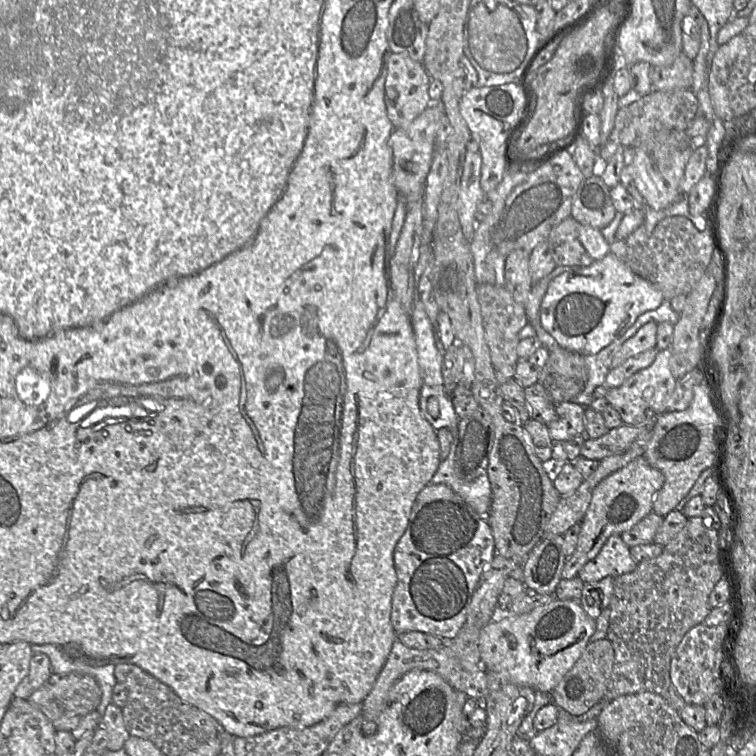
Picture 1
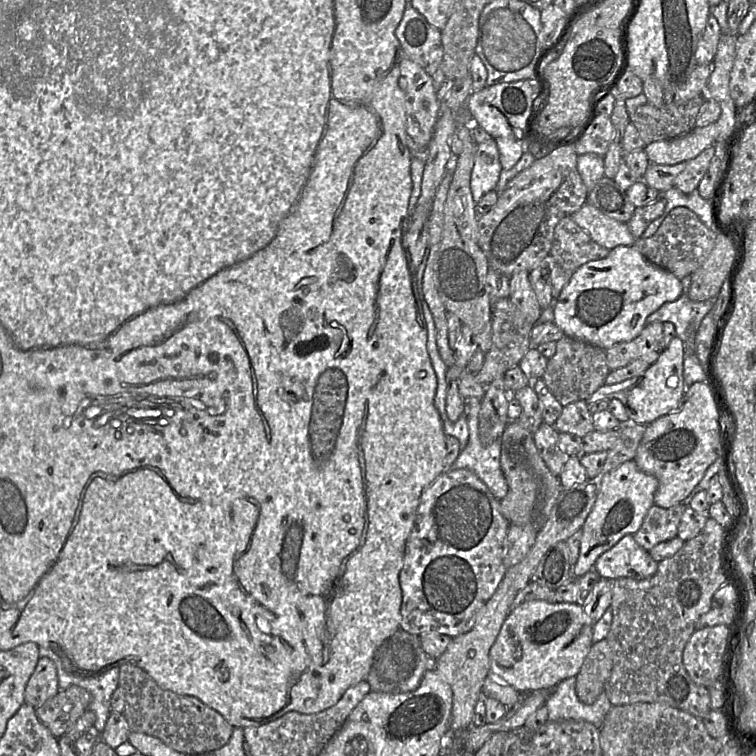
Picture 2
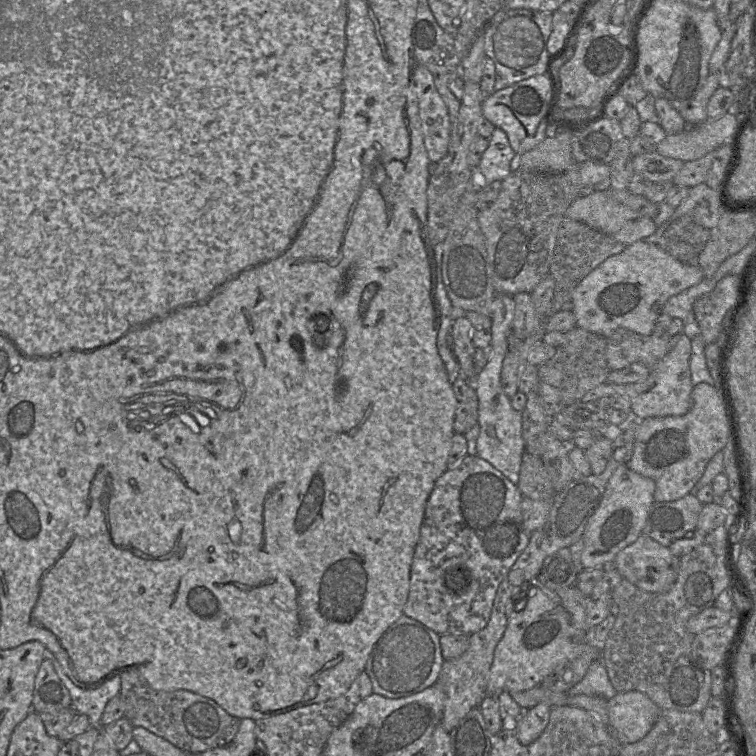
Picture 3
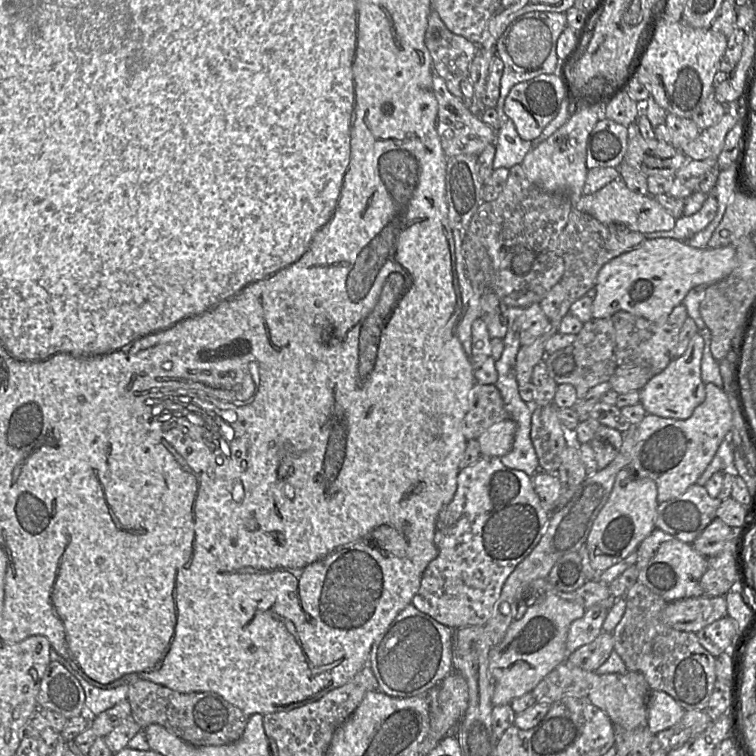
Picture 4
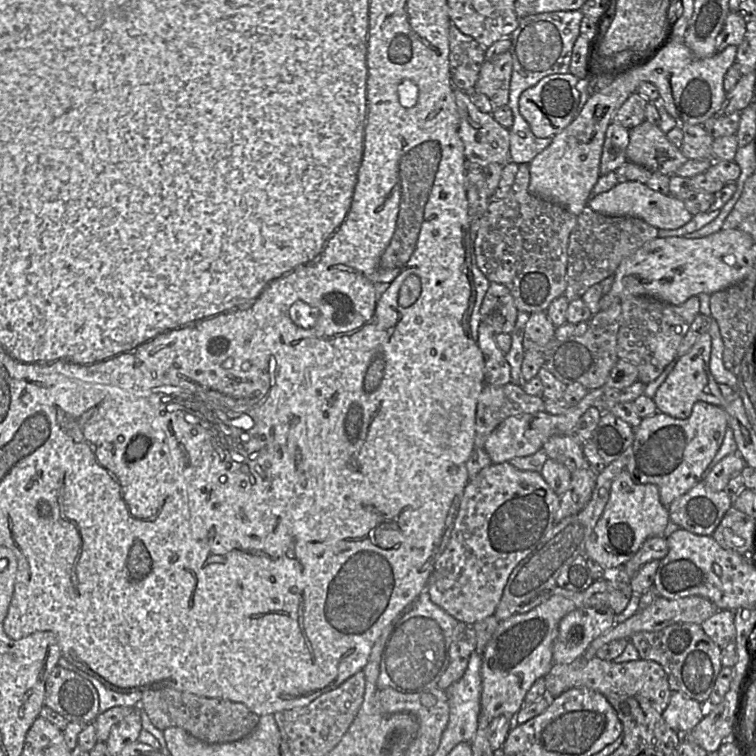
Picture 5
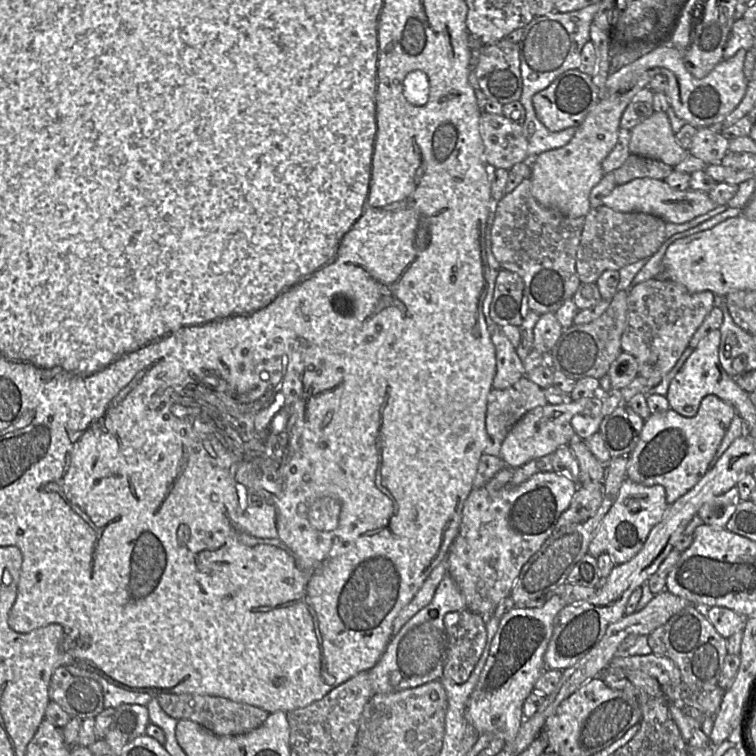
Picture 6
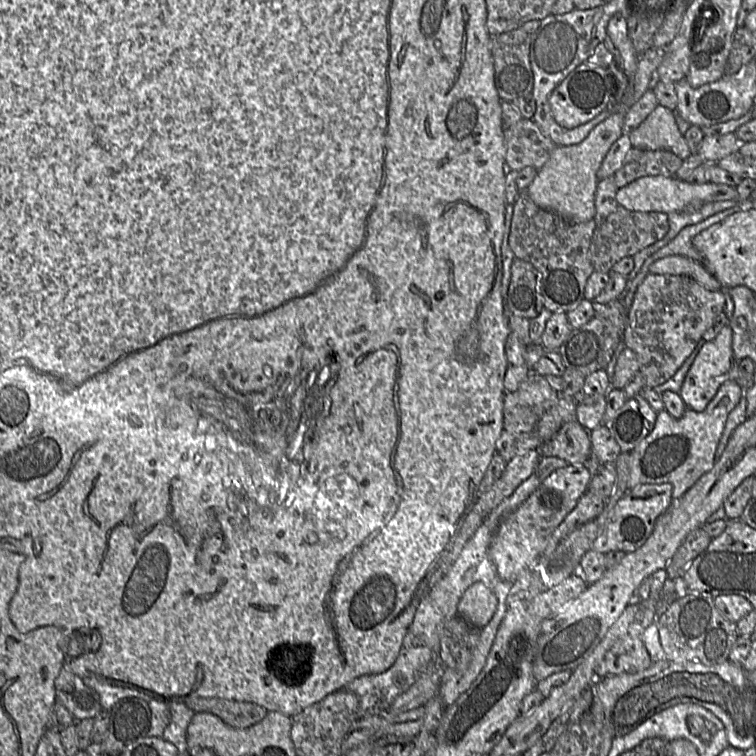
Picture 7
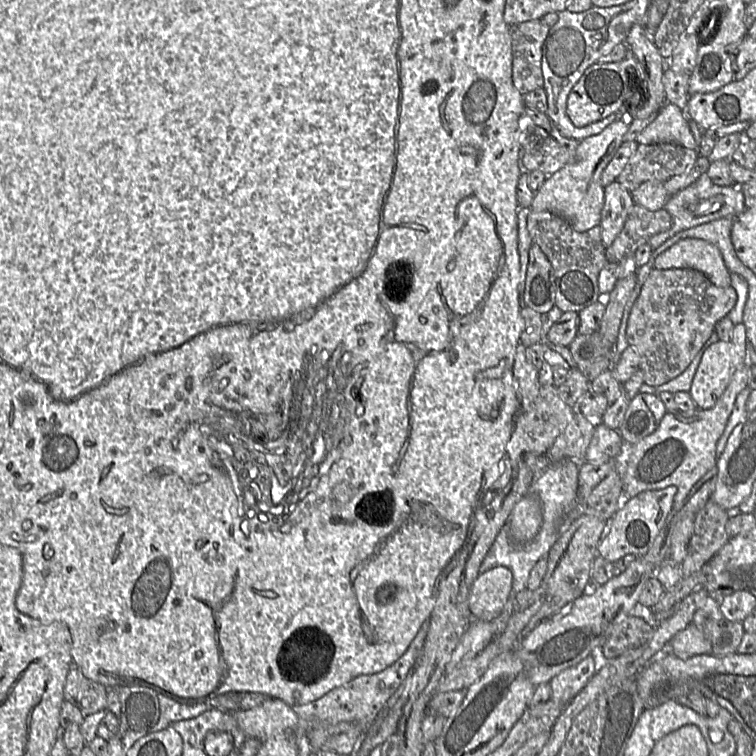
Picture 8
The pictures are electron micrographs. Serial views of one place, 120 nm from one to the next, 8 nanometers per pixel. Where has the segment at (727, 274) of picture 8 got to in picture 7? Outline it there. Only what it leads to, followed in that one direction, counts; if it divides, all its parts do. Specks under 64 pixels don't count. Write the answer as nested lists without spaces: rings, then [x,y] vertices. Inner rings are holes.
[[[671,255],[655,261],[650,267],[651,274],[688,276],[706,289],[719,291],[722,285],[703,264],[681,255]]]

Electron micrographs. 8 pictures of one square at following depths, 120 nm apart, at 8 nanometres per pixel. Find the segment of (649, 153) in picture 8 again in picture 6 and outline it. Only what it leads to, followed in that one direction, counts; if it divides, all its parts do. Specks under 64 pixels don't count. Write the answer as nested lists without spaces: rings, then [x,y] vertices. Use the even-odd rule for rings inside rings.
[[[631,154],[626,161],[612,173],[617,186],[637,178],[664,180],[674,168],[662,161]]]

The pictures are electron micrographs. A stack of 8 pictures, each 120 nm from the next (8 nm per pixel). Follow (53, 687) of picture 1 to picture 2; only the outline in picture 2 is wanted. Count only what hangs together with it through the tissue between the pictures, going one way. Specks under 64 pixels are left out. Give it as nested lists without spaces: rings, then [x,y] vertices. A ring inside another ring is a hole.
[[[71,685],[63,690],[59,688],[54,697],[35,709],[36,716],[58,739],[87,711],[90,702],[90,693],[79,686]]]

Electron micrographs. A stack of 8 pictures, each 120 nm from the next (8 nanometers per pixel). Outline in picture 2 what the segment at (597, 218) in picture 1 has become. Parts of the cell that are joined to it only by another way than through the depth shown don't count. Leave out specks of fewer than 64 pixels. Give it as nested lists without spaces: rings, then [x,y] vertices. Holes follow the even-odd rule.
[[[606,176],[588,191],[586,203],[597,208],[604,215],[623,223],[627,223],[636,210],[626,191]]]

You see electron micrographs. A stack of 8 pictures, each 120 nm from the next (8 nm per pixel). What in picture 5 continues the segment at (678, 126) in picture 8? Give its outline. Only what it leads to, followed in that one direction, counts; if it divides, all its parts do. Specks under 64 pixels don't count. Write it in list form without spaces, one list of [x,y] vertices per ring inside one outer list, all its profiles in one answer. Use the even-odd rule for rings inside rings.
[[[647,121],[629,130],[626,158],[651,172],[666,176],[674,175],[688,160],[680,148],[668,140],[659,126]]]

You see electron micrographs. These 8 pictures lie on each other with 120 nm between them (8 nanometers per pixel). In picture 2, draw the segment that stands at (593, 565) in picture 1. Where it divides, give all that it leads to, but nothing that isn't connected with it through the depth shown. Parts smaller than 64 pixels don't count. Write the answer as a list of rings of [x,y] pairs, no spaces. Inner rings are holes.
[[[625,535],[595,562],[593,570],[601,577],[645,579],[653,576],[658,562],[642,548],[633,535]]]

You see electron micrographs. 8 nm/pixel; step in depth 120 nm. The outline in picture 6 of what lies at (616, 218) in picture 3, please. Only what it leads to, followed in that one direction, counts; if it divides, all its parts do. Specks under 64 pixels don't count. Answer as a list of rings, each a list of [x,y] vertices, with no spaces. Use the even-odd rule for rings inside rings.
[[[637,178],[616,186],[603,198],[602,205],[618,212],[640,212],[662,218],[666,223],[682,224],[707,213],[717,207],[707,192],[687,189],[679,191],[671,188],[664,180]]]

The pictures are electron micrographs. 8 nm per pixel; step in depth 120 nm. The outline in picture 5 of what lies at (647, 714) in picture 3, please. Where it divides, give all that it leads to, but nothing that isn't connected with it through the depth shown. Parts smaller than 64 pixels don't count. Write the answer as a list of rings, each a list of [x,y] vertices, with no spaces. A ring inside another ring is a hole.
[[[672,691],[662,717],[671,729],[679,734],[685,734],[693,729],[704,718],[704,715],[701,703],[680,692]]]

